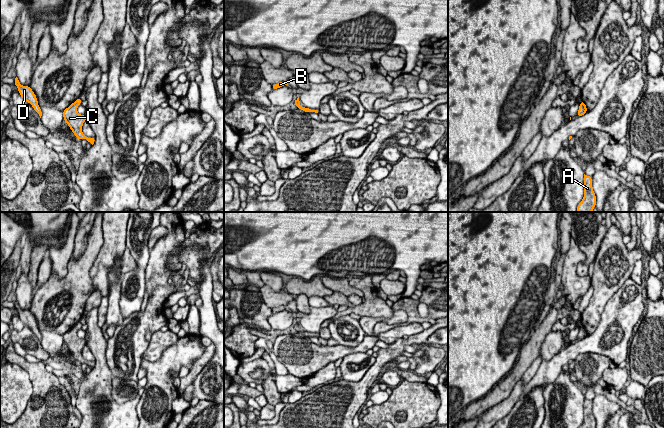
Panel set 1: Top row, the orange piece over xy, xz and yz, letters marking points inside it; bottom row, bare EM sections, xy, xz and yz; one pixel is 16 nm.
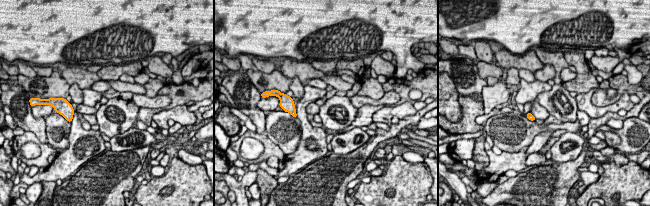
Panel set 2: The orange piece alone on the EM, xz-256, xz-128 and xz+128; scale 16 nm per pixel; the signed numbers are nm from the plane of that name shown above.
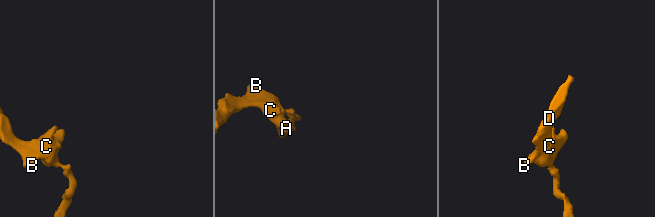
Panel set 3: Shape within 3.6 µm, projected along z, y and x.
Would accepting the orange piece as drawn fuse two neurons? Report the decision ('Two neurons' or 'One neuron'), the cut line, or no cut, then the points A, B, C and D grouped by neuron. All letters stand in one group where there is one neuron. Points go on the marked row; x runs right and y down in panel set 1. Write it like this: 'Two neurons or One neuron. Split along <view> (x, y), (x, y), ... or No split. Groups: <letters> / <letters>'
One neuron. No split. Groups: A B C D

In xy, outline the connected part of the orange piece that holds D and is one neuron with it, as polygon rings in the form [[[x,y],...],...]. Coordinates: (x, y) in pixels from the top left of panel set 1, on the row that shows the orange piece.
[[[17,77],[14,79],[14,81],[15,81],[14,84],[17,86],[19,90],[18,92],[21,95],[21,97],[24,99],[25,102],[28,102],[32,105],[33,109],[38,113],[38,115],[41,118],[42,111],[38,105],[35,93],[29,86],[21,85]]]

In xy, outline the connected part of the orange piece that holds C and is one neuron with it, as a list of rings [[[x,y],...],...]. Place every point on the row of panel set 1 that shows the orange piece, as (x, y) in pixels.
[[[78,98],[74,103],[72,103],[68,108],[63,111],[64,121],[68,124],[75,137],[82,140],[86,139],[92,145],[95,142],[95,137],[86,137],[82,132],[83,123],[86,121],[85,115],[80,115],[77,111],[78,106],[81,104],[82,100]]]

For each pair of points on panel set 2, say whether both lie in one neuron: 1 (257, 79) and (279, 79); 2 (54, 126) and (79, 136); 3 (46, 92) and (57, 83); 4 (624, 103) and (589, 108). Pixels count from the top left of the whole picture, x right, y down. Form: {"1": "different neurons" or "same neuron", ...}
{"1": "same neuron", "2": "different neurons", "3": "same neuron", "4": "same neuron"}

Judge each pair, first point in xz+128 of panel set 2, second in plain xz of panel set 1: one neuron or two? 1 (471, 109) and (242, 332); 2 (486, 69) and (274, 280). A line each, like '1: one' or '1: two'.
1: one
2: two

